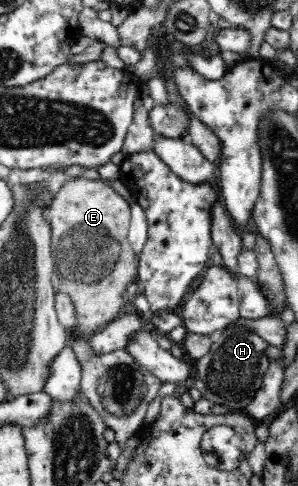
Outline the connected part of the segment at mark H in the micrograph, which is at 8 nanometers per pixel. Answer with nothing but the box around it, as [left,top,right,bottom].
[195,325,271,412]

